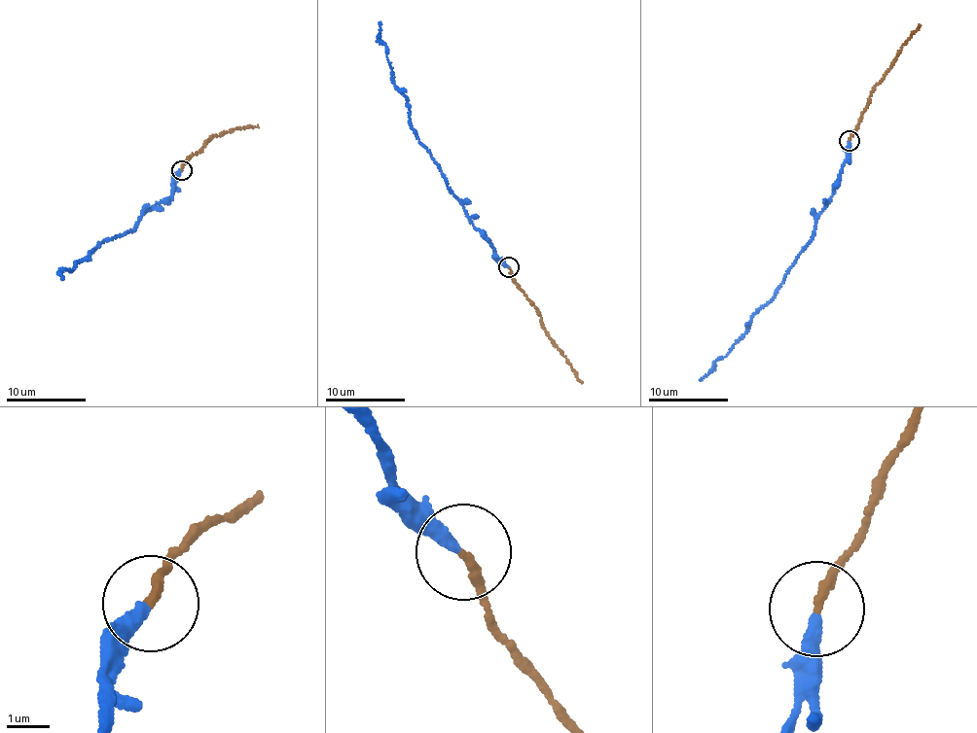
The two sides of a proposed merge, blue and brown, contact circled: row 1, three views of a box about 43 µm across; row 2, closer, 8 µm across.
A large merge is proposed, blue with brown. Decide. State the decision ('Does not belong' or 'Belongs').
Belongs

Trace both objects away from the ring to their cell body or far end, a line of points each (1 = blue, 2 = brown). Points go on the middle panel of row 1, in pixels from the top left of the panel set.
1: (508, 265), (473, 226), (429, 150), (418, 141), (402, 90), (394, 85), (386, 50), (379, 40), (380, 21)
2: (509, 266), (519, 289), (532, 302), (545, 331), (568, 360), (582, 383)

